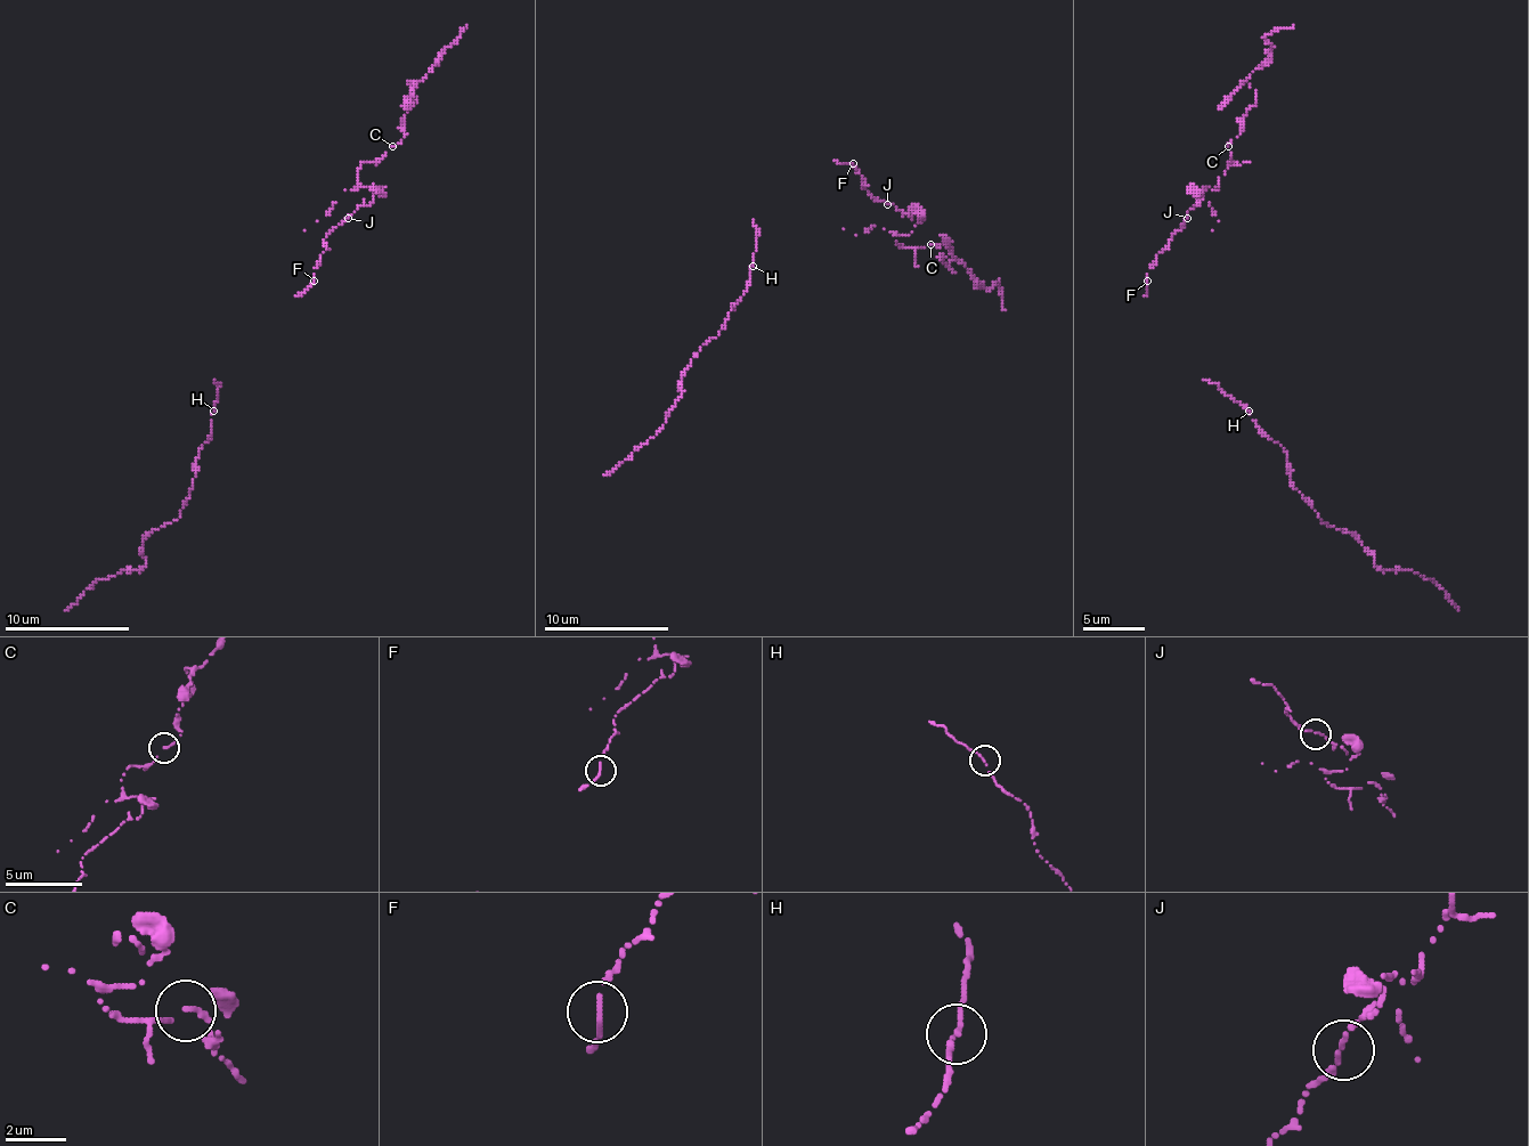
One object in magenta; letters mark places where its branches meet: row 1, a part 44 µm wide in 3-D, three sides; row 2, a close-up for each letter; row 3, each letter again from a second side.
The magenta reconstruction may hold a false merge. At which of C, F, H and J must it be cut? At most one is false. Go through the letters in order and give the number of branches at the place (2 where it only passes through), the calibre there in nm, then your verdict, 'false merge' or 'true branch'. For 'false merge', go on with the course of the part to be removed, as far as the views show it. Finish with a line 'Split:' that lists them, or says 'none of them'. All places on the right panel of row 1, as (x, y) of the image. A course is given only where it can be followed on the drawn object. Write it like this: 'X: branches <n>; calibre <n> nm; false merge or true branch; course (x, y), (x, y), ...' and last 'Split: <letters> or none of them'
C: branches 2; calibre 160 nm; true branch
F: branches 2; calibre 150 nm; true branch
H: branches 2; calibre 140 nm; true branch
J: branches 2; calibre 150 nm; true branch
Split: none of them

